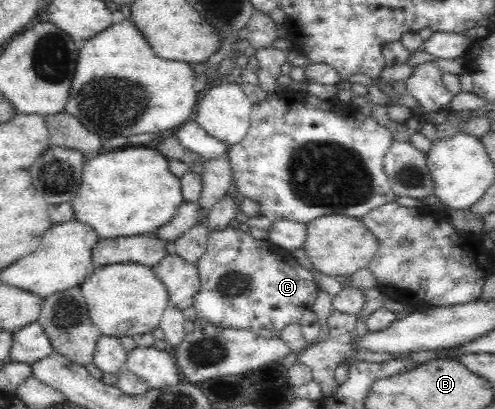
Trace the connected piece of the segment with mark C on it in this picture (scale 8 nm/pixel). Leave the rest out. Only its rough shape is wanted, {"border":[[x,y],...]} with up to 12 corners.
{"border":[[208,227],[197,319],[278,338],[321,291],[291,252]]}

